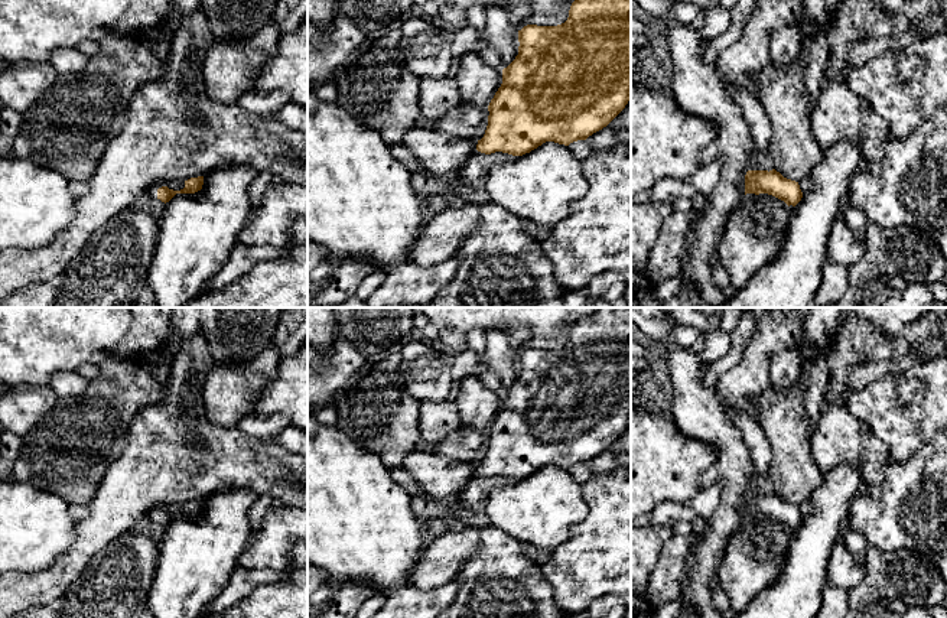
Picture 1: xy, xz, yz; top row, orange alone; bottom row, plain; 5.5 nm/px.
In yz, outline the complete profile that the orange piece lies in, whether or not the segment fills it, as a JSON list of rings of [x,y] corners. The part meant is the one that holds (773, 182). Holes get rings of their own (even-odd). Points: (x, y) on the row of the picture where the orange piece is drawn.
[[[775,169],[772,170],[748,170],[745,175],[745,195],[746,193],[768,193],[788,206],[795,206],[804,193],[811,191],[811,178],[806,176],[800,182],[784,178]]]

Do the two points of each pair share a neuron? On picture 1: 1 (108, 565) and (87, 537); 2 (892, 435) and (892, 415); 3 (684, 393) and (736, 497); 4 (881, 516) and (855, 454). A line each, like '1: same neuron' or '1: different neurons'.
1: different neurons
2: same neuron
3: same neuron
4: different neurons

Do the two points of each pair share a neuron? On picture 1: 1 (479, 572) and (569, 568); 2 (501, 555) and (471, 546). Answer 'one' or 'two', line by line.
1: two
2: two

